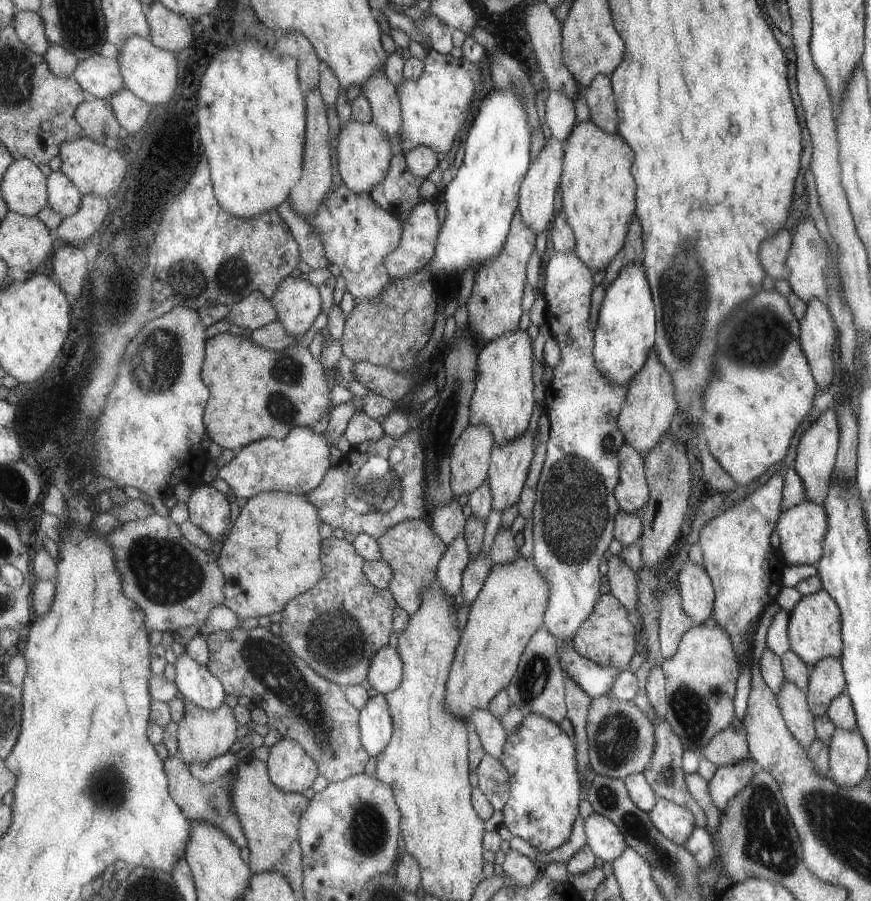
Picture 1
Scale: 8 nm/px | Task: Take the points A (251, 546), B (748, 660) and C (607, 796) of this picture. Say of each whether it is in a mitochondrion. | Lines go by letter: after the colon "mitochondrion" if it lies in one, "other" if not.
A: other
B: other
C: mitochondrion

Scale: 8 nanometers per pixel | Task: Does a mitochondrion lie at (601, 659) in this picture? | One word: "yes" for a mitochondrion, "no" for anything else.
no

